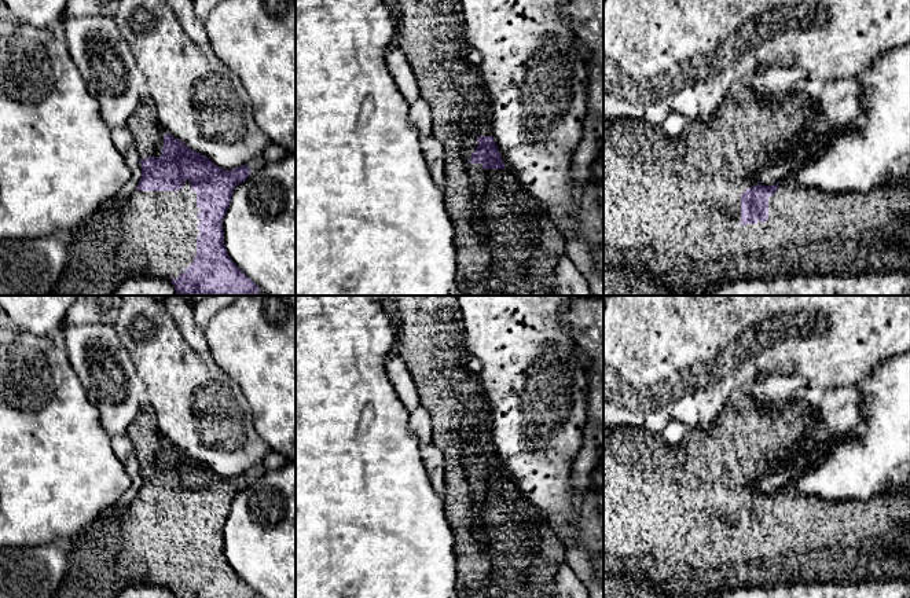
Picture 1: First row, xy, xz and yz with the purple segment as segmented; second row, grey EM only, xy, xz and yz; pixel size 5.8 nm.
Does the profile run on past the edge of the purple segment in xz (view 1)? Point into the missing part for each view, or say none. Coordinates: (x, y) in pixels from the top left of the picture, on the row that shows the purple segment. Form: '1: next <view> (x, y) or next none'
1: next xz (505, 239)

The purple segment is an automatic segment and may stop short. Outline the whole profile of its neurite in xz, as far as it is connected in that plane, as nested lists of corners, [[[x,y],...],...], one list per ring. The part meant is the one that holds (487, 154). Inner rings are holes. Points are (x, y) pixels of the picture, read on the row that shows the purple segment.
[[[397,0],[400,18],[399,26],[399,45],[414,74],[417,77],[421,98],[428,102],[432,111],[432,136],[443,146],[445,153],[445,186],[443,187],[445,195],[445,206],[454,227],[454,245],[456,249],[456,282],[462,296],[487,296],[489,291],[499,291],[504,296],[557,296],[554,287],[554,271],[561,256],[566,254],[566,241],[558,225],[550,219],[548,212],[543,205],[528,194],[521,186],[517,176],[504,166],[502,155],[491,133],[491,102],[488,92],[484,88],[484,81],[480,67],[467,60],[471,47],[466,38],[466,25],[460,0]]]

